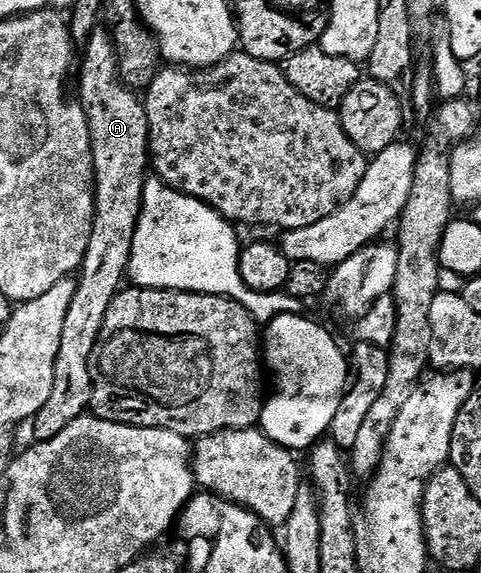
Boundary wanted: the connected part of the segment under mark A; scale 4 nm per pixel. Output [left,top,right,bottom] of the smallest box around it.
[33,26,151,441]

